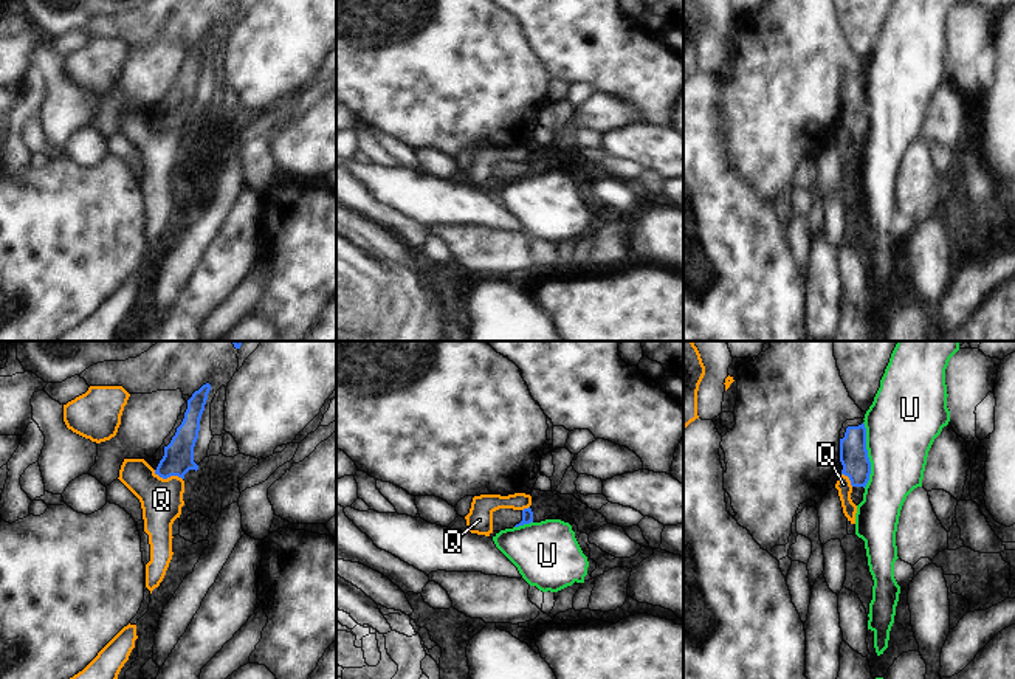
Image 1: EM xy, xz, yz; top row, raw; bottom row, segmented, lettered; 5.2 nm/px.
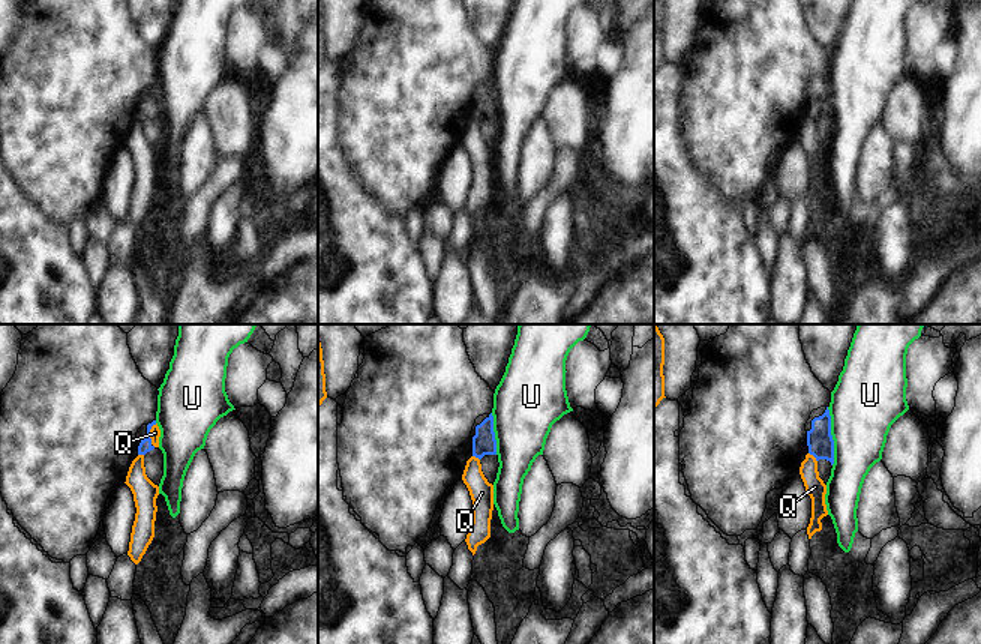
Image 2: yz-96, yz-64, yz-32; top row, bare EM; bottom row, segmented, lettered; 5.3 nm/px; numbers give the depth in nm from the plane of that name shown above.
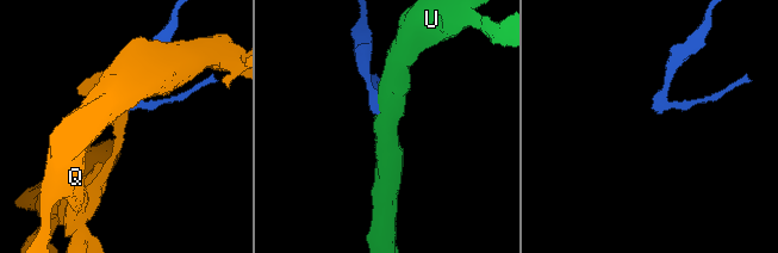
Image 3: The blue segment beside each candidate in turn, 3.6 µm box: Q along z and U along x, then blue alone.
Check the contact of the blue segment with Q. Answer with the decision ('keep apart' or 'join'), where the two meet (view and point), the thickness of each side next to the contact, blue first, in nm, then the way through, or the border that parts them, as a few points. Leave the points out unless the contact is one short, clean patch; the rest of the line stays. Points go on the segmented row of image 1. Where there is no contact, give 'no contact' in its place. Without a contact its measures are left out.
keep apart; meets blue in xy at (168, 476); 160 nm thick on the blue side, 220 nm on the other; border along xy (154, 470), (163, 478), (178, 476), (182, 479)

